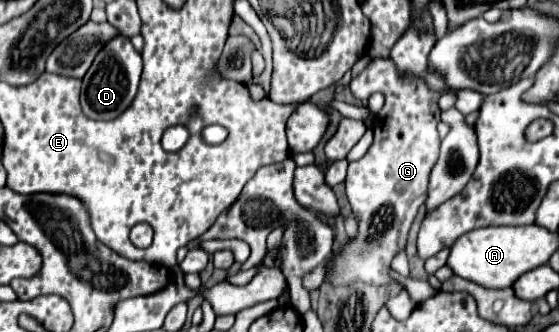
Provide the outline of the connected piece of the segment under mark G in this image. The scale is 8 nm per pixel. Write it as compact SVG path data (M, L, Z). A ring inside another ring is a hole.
M373 58L363 72L351 80L351 92L356 98L381 92L385 104L373 118L373 144L361 160L349 164L345 178L347 198L359 222L359 236L349 242L341 258L329 264L327 276L333 284L341 286L351 284L351 280L387 284L391 282L387 274L391 258L405 248L407 232L419 206L427 198L429 172L441 145L437 125L441 120L439 98L443 92L431 92L431 88L423 84L423 76L401 74L389 58Z

